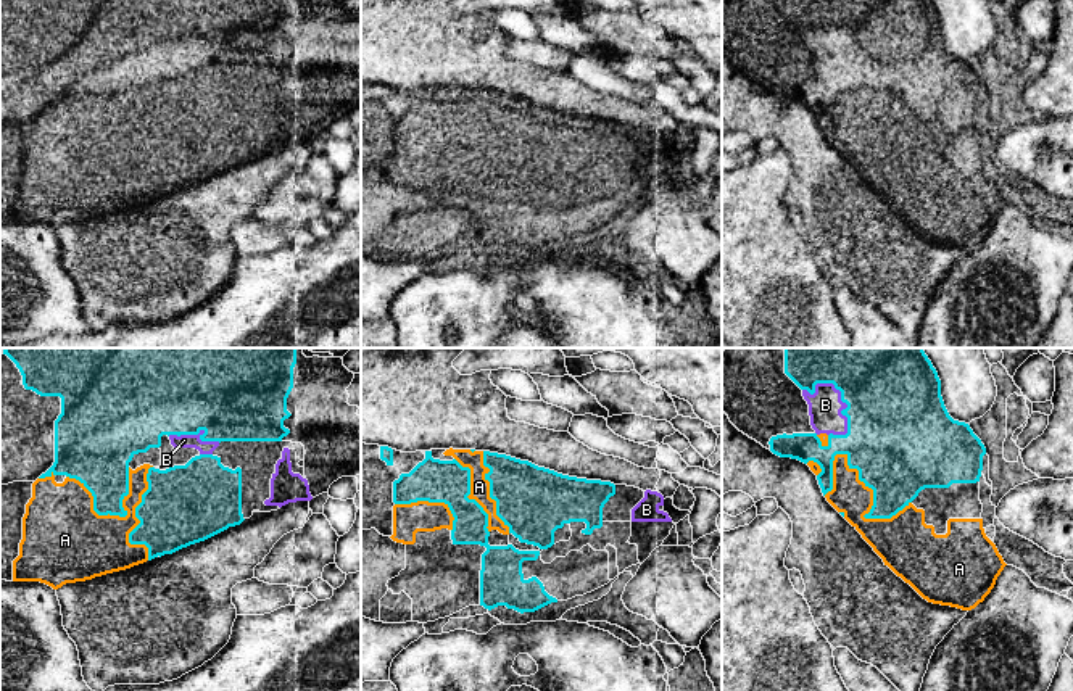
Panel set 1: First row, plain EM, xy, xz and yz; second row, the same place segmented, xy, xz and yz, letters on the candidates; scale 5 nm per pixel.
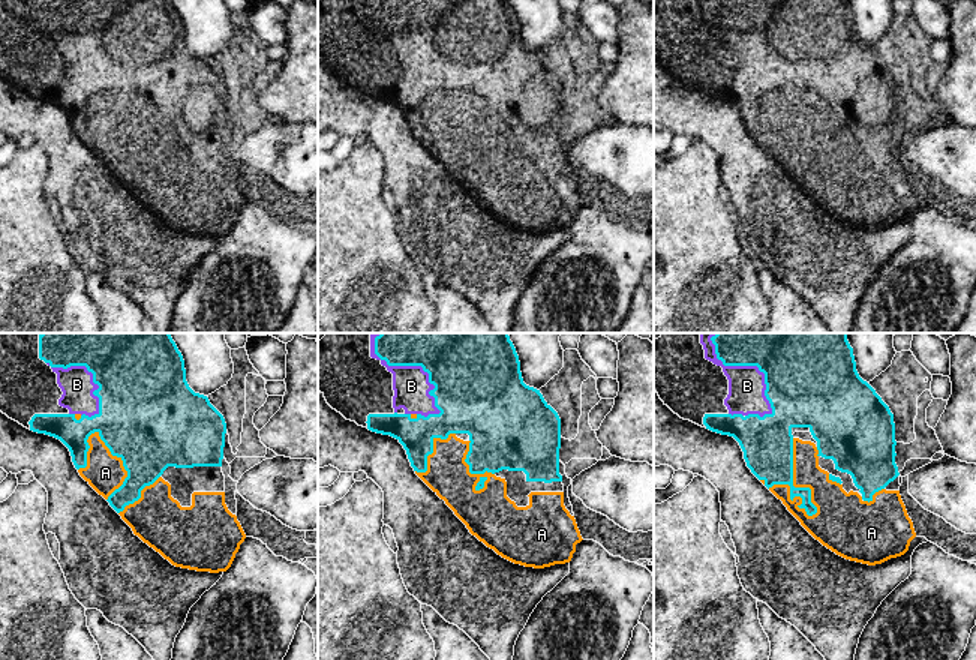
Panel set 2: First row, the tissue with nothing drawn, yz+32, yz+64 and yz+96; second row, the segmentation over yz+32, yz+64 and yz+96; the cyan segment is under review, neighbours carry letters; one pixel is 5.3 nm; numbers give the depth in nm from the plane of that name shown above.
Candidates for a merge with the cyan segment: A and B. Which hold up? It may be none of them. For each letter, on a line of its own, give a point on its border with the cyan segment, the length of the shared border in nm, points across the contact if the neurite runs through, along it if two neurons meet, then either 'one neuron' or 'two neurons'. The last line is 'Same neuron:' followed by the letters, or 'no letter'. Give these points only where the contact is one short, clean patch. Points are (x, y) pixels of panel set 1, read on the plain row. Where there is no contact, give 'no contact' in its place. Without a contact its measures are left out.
A: contact yz (874, 140); length 460 nm; one neuron
B: contact yz (841, 33); length 320 nm; one neuron
Same neuron: A, B

